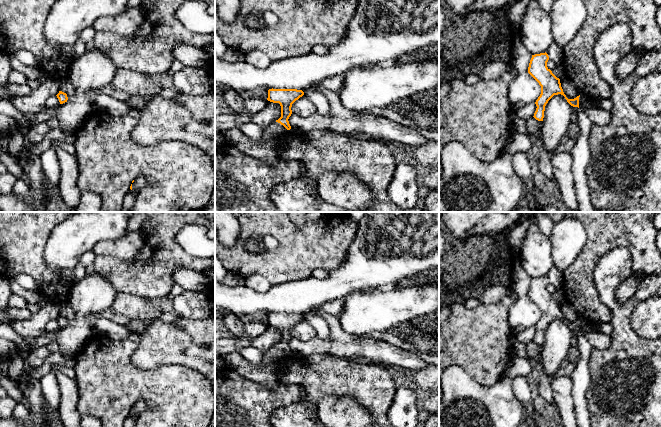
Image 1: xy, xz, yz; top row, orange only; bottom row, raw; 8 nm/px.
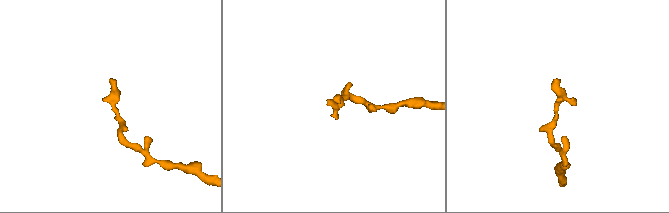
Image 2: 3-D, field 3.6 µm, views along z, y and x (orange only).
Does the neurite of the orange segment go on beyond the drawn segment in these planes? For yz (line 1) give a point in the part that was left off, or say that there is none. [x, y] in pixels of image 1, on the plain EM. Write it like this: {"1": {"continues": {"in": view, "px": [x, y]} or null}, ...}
{"1": {"continues": null}}

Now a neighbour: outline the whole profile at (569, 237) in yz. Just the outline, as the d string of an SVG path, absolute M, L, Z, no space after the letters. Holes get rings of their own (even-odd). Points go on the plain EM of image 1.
M566 217L555 223L550 237L554 266L561 272L568 269L587 243L587 231L577 218Z

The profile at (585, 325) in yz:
M580 318L579 321L579 331L582 333L590 332L596 330L597 325L590 320L585 318Z

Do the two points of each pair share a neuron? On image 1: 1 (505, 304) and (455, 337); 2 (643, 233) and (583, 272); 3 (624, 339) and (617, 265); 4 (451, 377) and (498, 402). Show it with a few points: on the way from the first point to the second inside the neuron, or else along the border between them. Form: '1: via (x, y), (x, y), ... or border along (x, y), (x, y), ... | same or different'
1: via (493, 316), (472, 337), (467, 337) | same
2: via (626, 233), (614, 233), (592, 255) | same
3: via (621, 321), (621, 312), (610, 300), (610, 283) | same
4: via (463, 389), (468, 394), (486, 402) | same

